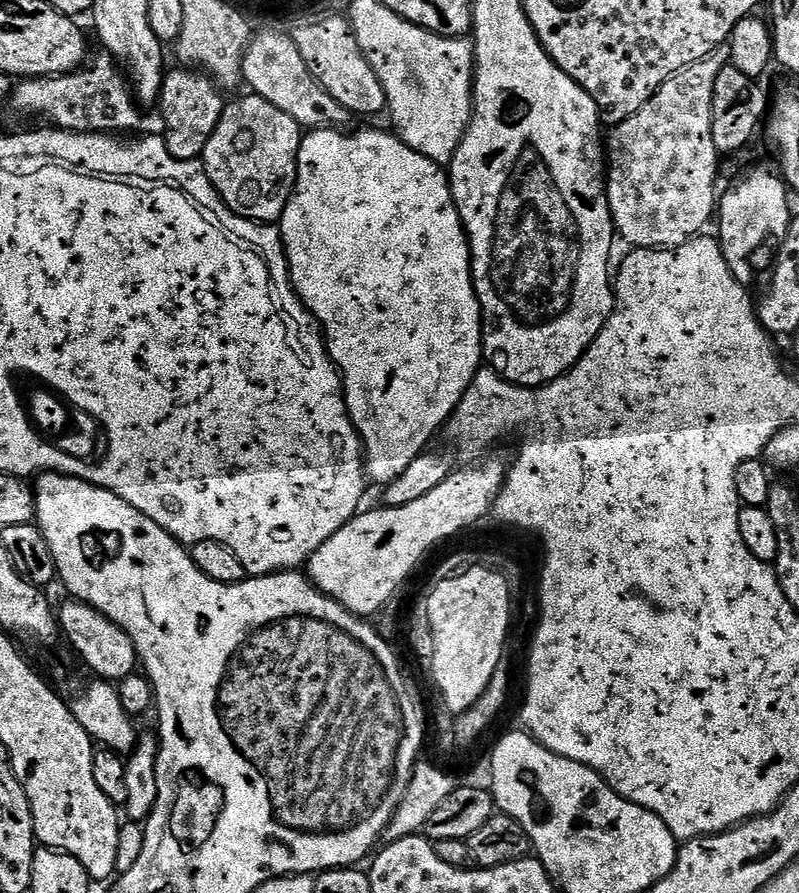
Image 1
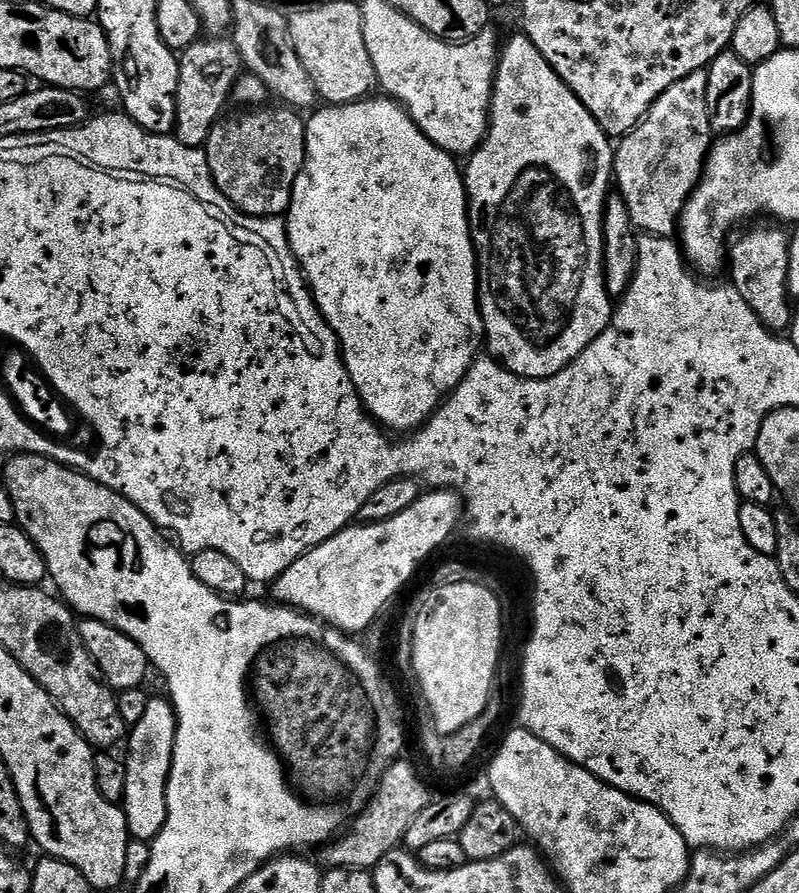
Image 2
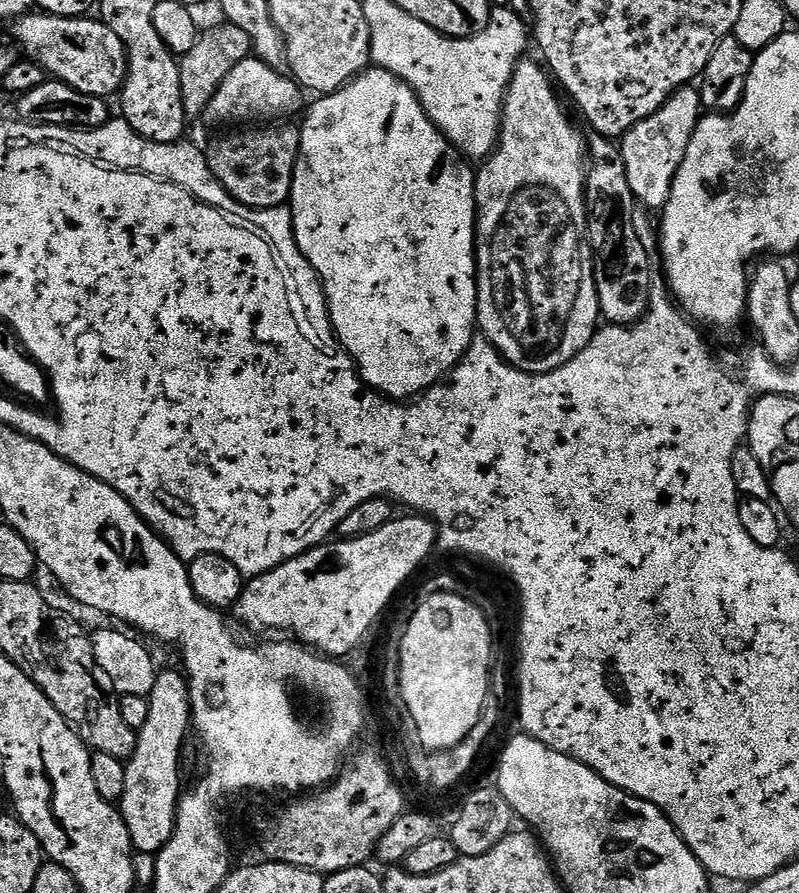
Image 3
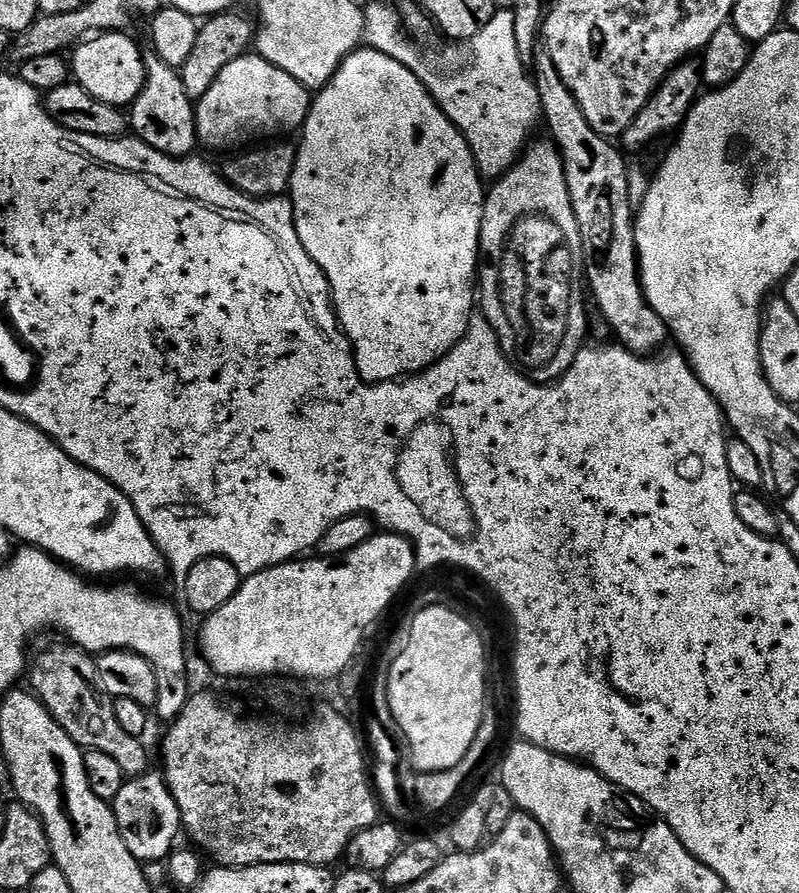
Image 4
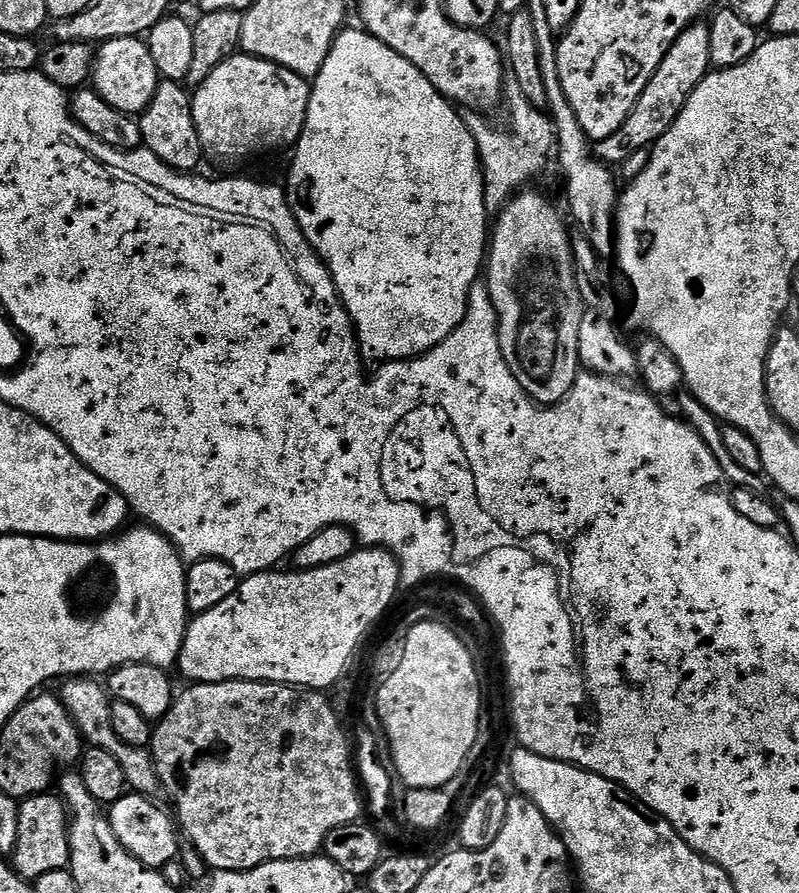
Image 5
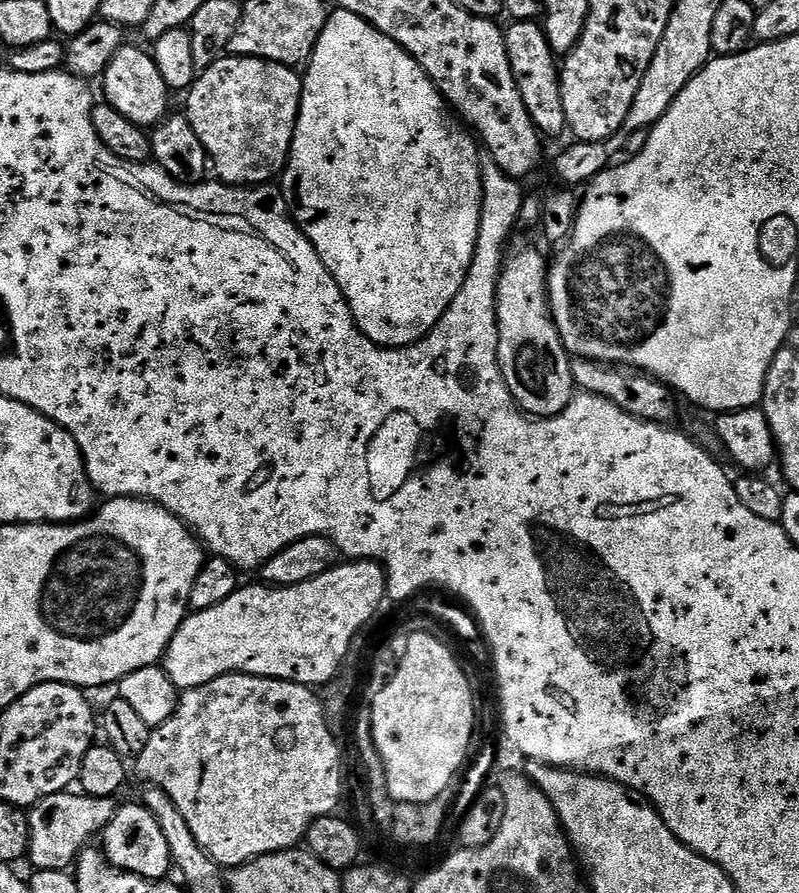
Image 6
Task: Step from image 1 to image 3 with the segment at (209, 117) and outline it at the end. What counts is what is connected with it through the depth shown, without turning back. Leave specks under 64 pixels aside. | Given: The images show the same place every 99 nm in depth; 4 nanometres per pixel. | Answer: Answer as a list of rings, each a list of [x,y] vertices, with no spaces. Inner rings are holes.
[[[219,22],[213,28],[199,33],[188,53],[179,57],[180,77],[182,78],[182,106],[190,118],[203,117],[210,106],[210,98],[218,94],[218,86],[226,82],[226,74],[238,66],[238,62],[249,59],[253,55],[250,38],[238,26],[227,22]]]

